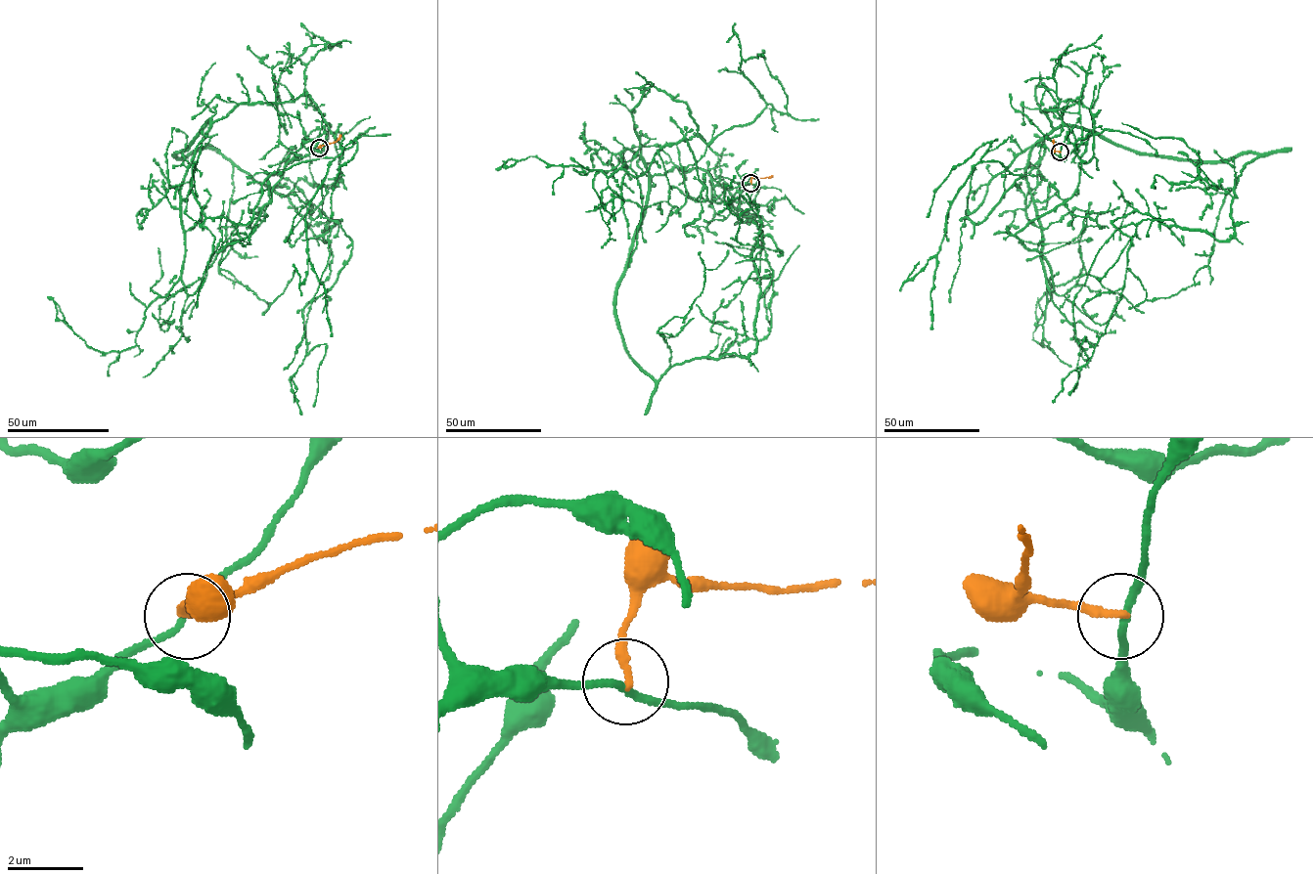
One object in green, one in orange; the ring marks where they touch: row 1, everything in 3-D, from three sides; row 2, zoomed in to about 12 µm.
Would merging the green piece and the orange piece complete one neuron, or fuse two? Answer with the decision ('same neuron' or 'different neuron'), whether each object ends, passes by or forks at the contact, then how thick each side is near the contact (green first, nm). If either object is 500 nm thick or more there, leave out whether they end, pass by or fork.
different neuron | green passes by | orange ends | 170/240 nm

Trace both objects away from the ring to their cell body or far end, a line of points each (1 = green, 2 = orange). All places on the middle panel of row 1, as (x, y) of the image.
1: (751, 183), (651, 180), (615, 316), (656, 381), (754, 352), (752, 248), (783, 253), (737, 240), (746, 192)
2: (751, 183), (752, 178), (771, 177)

